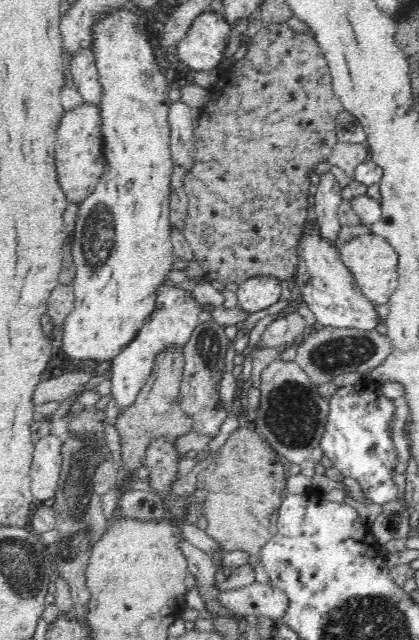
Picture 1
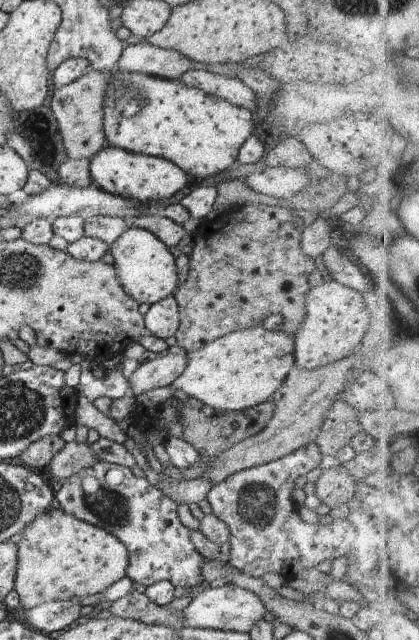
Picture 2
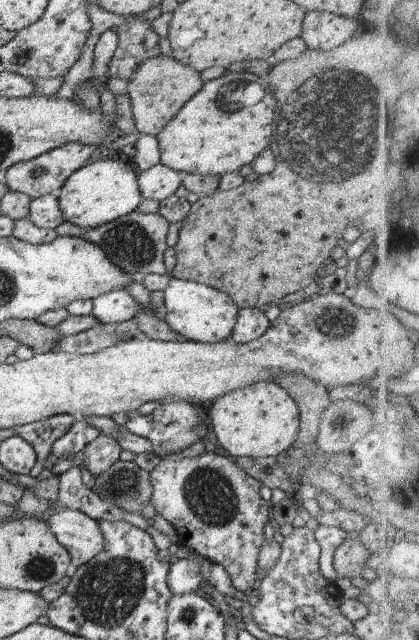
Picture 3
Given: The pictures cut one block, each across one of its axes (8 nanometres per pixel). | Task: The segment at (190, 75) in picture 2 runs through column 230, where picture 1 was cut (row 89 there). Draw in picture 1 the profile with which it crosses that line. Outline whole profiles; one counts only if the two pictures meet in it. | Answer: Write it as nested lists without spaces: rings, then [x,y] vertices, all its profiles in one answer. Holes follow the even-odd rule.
[[[92,46],[80,49],[78,54],[71,56],[67,60],[67,67],[72,71],[74,86],[82,95],[84,103],[99,105],[102,98],[102,85]]]

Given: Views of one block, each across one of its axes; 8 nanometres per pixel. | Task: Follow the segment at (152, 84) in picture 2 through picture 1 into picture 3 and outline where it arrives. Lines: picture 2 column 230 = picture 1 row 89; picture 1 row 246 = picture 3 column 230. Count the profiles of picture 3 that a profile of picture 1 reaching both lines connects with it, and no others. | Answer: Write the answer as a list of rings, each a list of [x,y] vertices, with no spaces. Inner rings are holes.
[[[226,71],[219,78],[207,81],[180,112],[156,136],[159,142],[160,161],[181,174],[200,173],[224,176],[227,172],[239,171],[271,146],[274,132],[274,106],[276,99],[266,77],[247,71]]]

